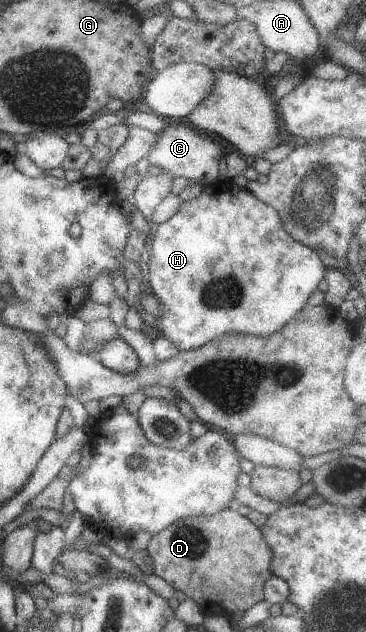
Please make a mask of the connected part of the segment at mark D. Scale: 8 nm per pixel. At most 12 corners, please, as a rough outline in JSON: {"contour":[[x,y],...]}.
{"contour":[[237,511],[153,533],[150,573],[204,613],[263,600],[272,551]]}

